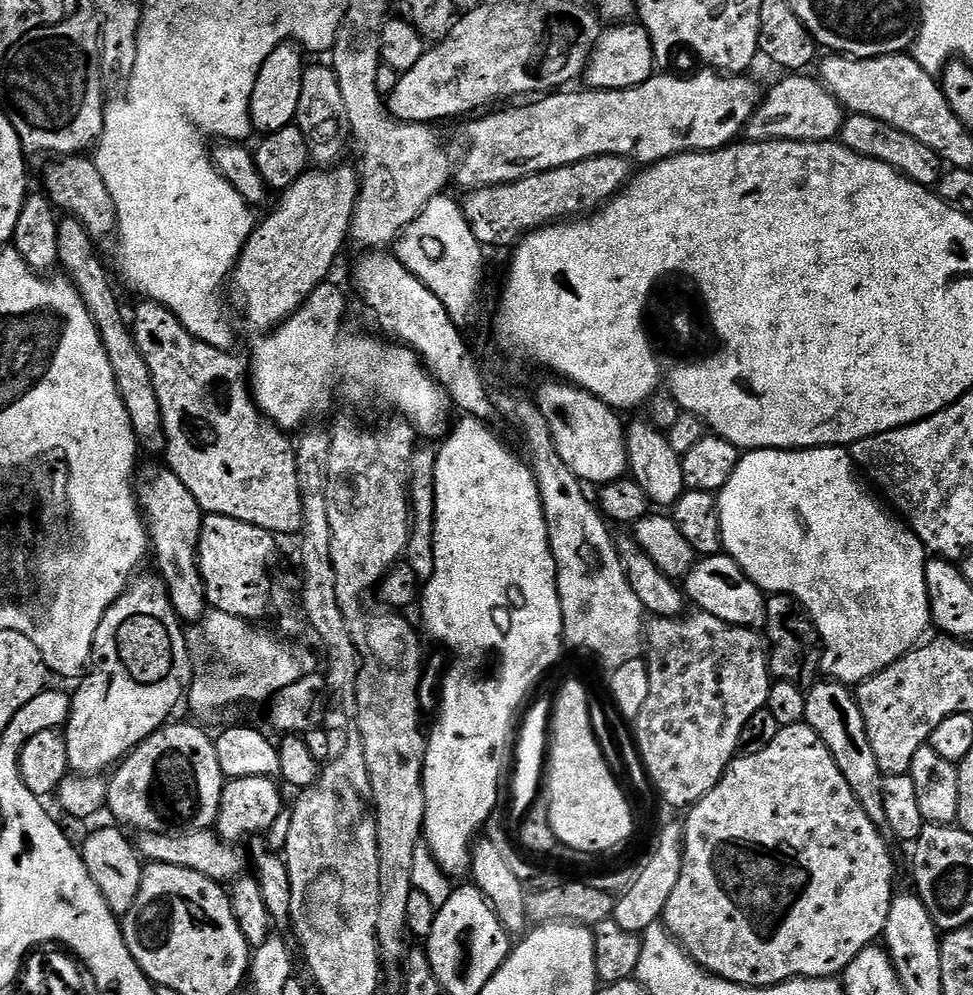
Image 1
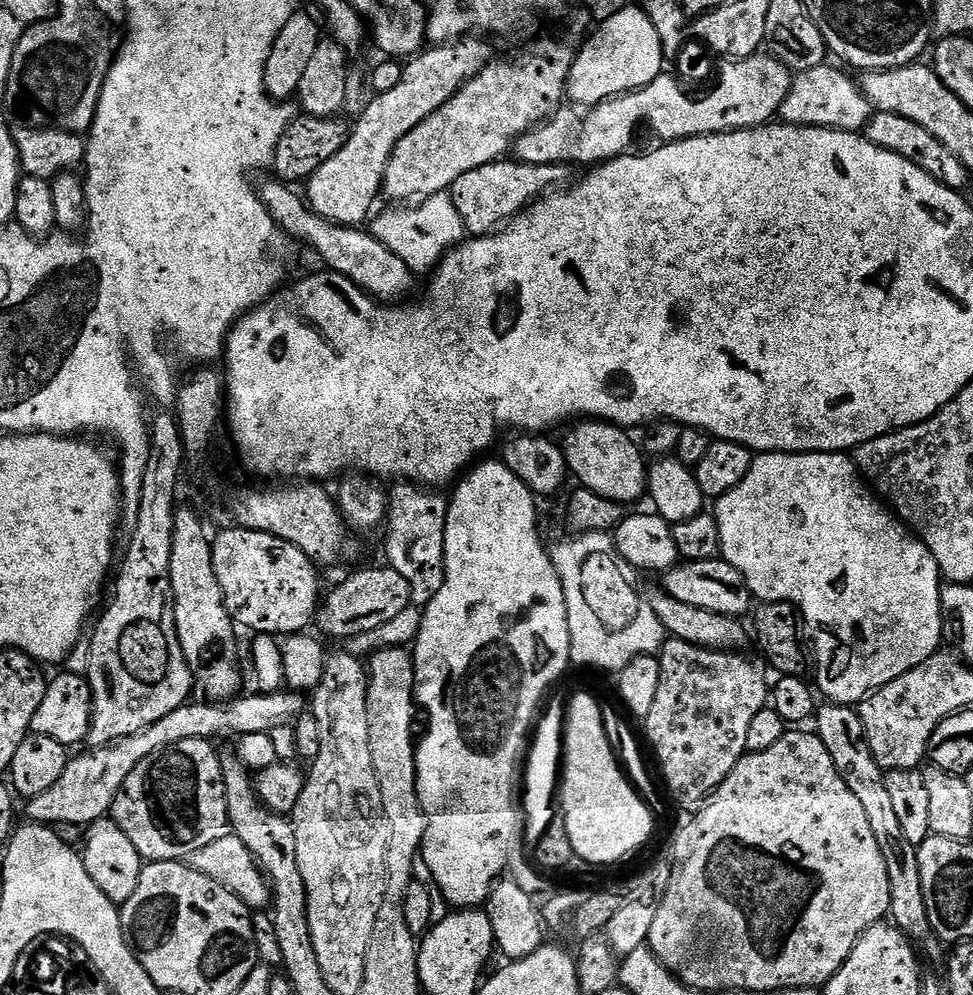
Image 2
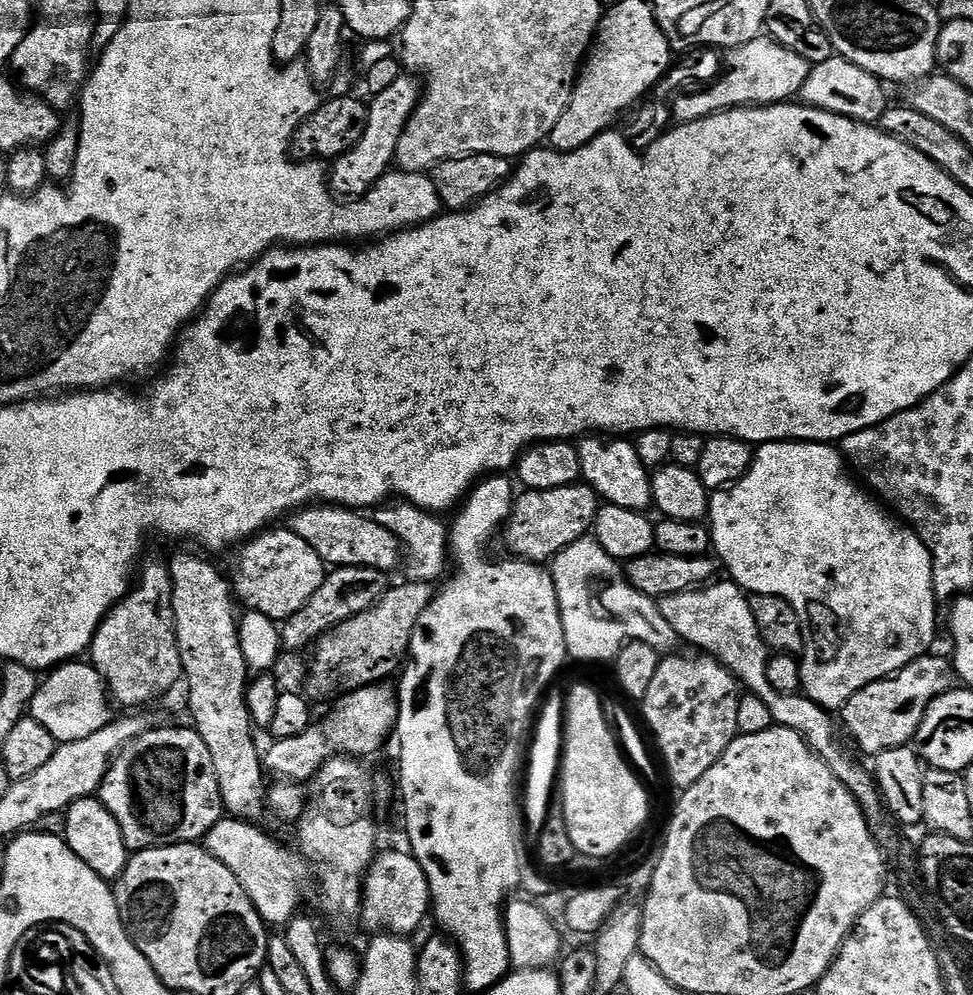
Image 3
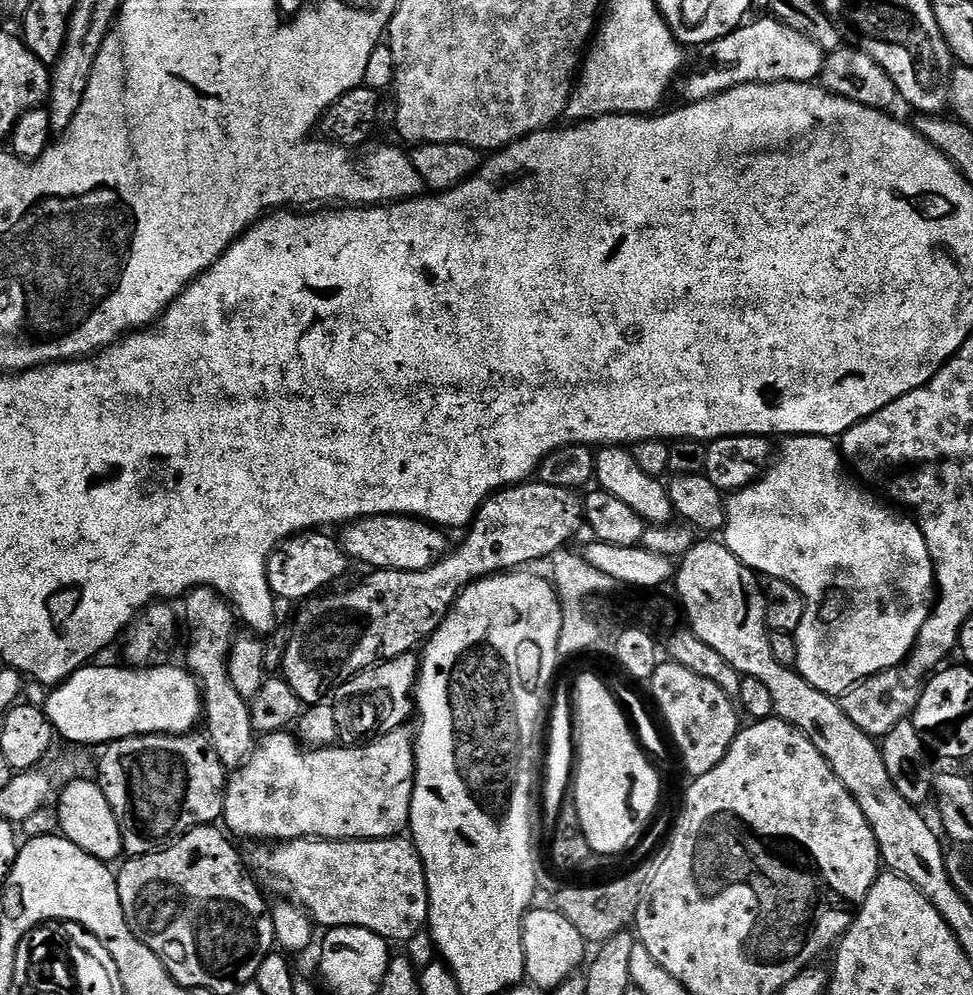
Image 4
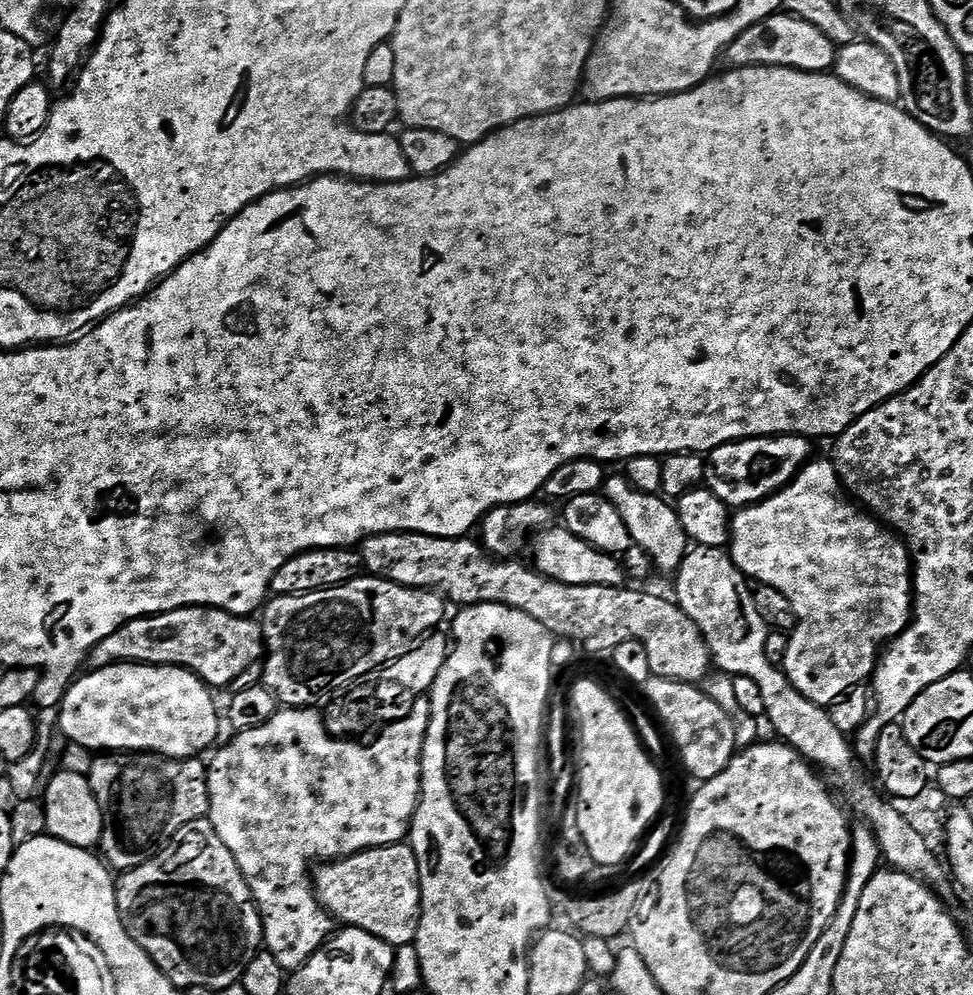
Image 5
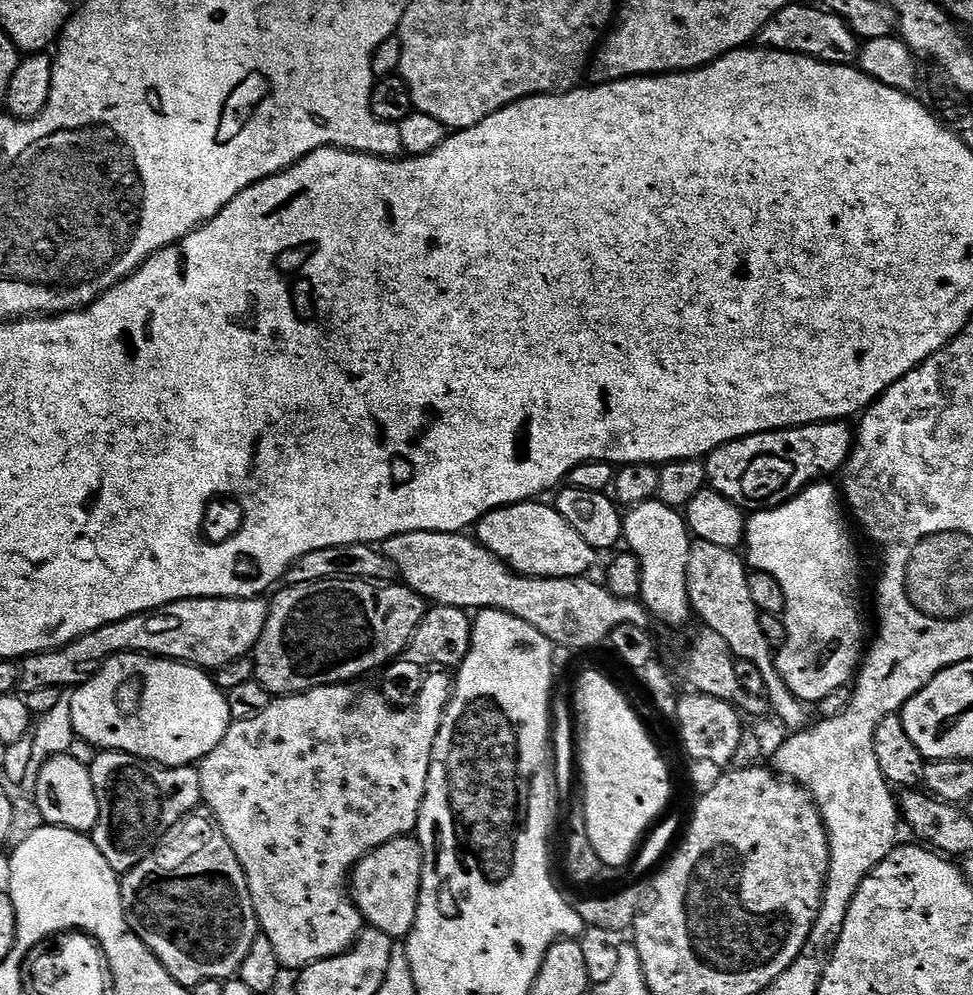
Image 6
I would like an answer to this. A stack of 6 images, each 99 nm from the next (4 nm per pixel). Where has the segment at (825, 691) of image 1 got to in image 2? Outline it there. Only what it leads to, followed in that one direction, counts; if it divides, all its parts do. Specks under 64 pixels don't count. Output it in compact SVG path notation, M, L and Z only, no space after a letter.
M824 702L814 713L815 724L815 735L819 736L826 746L842 782L850 786L850 794L854 794L854 798L858 798L858 803L862 805L862 810L866 810L870 831L878 841L878 850L882 850L882 858L886 862L886 874L890 874L891 919L905 936L919 945L922 952L924 947L925 957L928 955L934 963L943 965L946 960L945 945L940 937L934 934L934 922L928 917L926 910L926 898L922 894L922 870L918 870L917 845L912 844L910 838L906 838L906 830L902 830L902 825L898 822L890 793L886 791L885 769L880 767L866 742L859 711L847 704Z

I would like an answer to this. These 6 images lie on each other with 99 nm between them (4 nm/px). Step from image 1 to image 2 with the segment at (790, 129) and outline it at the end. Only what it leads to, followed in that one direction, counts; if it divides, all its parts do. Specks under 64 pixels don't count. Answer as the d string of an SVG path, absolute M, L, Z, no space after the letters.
M825 62L799 73L790 86L790 94L782 102L778 116L786 124L805 124L815 128L837 128L847 132L860 132L868 125L874 111L871 102L855 79L851 80L845 69L831 68Z

